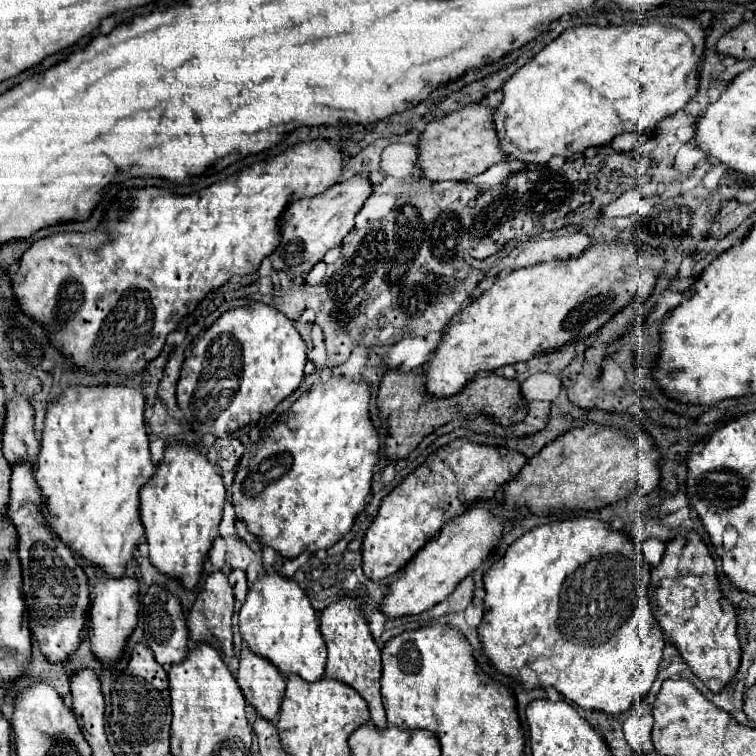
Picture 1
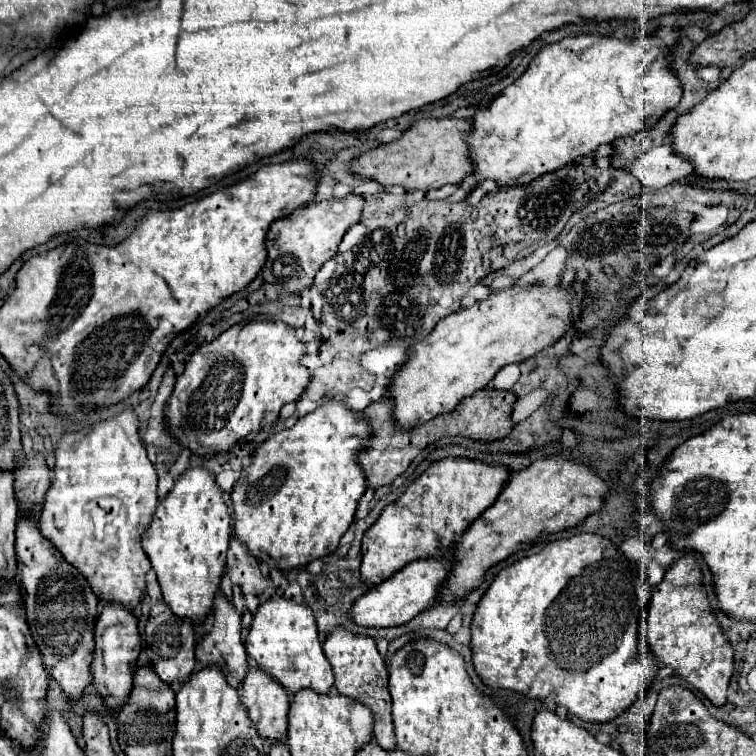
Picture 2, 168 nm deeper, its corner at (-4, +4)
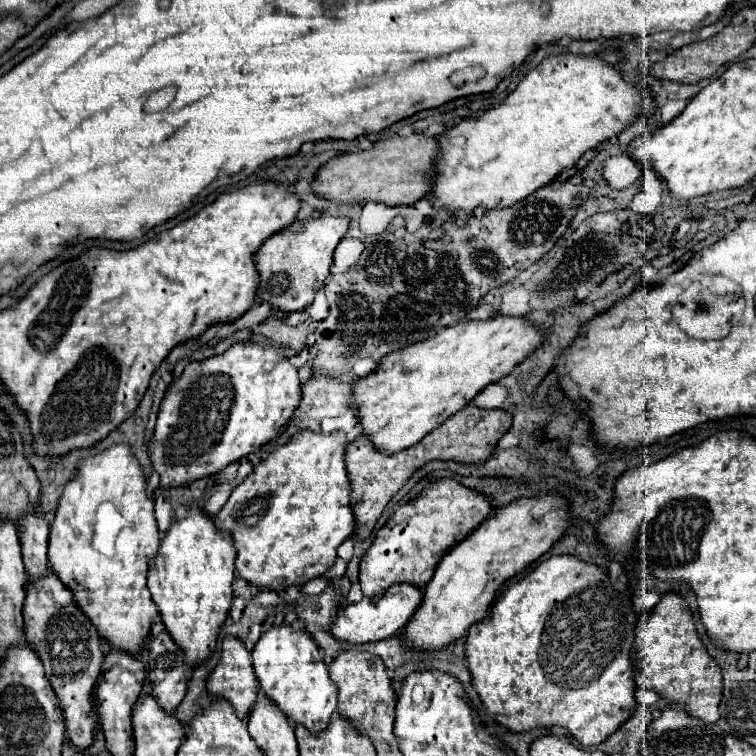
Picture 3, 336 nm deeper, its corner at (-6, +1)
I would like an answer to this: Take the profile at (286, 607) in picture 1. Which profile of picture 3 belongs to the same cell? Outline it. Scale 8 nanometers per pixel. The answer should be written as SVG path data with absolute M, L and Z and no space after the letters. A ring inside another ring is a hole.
M290 624L270 628L256 642L252 662L262 692L276 702L290 720L308 726L312 732L320 732L320 728L328 726L336 710L338 688L328 676L328 666L320 656L320 648L306 630L294 630Z

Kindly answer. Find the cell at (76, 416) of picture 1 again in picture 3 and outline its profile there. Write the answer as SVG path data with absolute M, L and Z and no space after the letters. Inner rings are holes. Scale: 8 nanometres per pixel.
M112 444L100 454L80 458L76 476L68 480L58 500L48 540L48 564L50 570L54 570L74 592L74 600L82 604L82 610L94 622L98 634L110 644L132 654L138 652L142 640L150 634L150 626L158 614L152 594L146 588L146 568L150 556L158 552L158 540L160 532L154 518L154 500L148 496L148 482L142 472L142 464L134 456L132 448L128 444Z

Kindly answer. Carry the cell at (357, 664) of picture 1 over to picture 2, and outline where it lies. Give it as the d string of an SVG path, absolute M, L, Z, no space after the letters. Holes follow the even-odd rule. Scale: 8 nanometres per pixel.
M338 627L336 631L328 635L324 643L324 655L334 669L334 675L336 675L334 687L338 689L338 693L360 701L372 711L374 739L382 749L392 751L396 745L394 745L394 725L392 725L392 715L390 715L392 699L388 693L388 671L386 671L386 663L382 655L376 649L376 641L364 635L352 635L350 631Z

